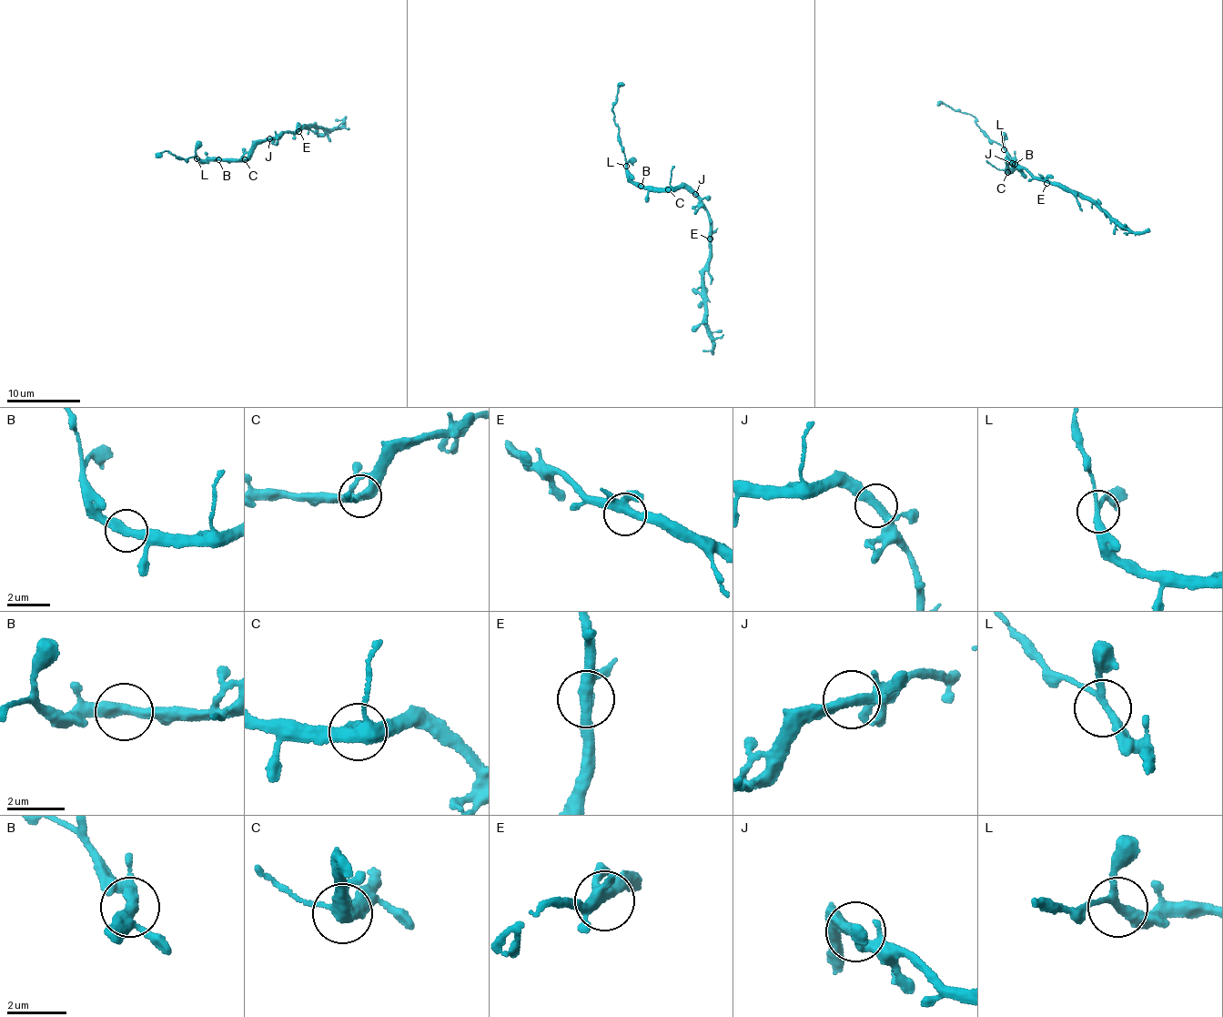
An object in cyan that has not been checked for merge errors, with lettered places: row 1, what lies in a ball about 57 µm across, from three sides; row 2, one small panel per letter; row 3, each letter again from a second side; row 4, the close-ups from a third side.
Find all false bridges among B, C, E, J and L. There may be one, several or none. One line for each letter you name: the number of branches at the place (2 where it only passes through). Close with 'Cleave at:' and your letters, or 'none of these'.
Cleave at: none of these

